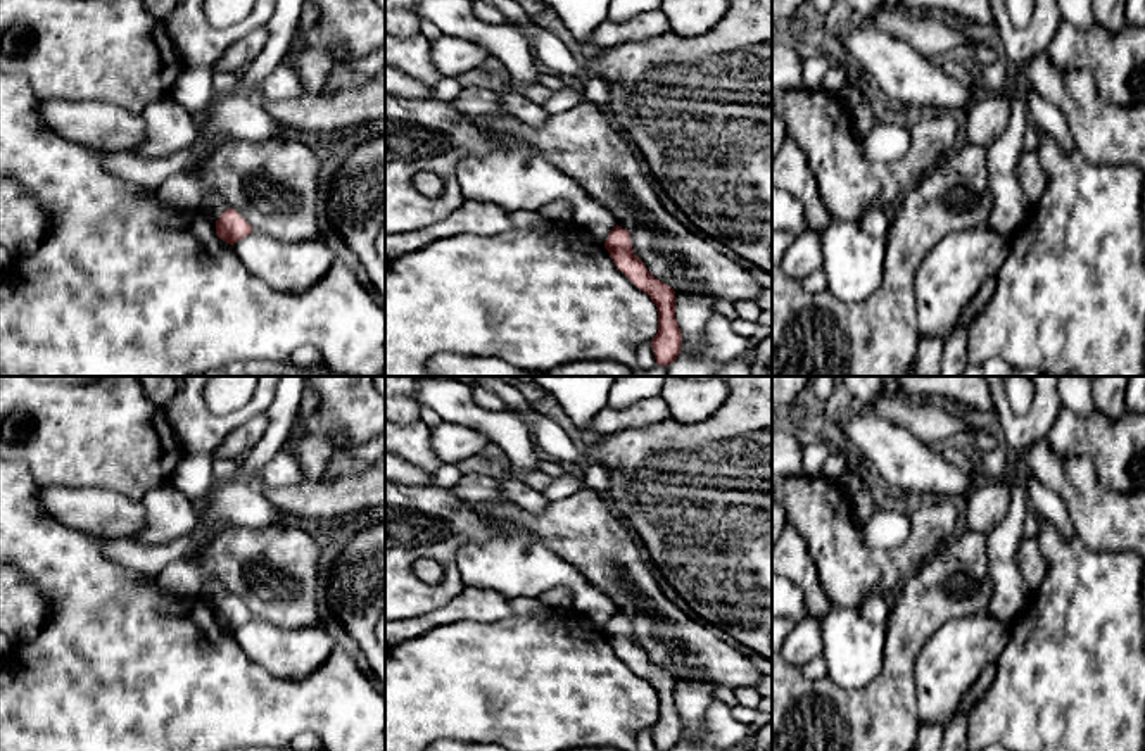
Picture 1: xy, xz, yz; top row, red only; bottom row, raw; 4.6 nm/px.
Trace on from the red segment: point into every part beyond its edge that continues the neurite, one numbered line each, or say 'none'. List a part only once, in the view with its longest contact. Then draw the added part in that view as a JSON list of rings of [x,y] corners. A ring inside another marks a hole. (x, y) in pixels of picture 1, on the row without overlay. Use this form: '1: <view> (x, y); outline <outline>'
none

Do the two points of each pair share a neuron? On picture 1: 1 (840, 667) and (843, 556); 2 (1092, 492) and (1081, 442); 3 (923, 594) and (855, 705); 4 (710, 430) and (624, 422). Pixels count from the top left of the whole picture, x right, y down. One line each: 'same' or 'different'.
1: different
2: different
3: same
4: different

